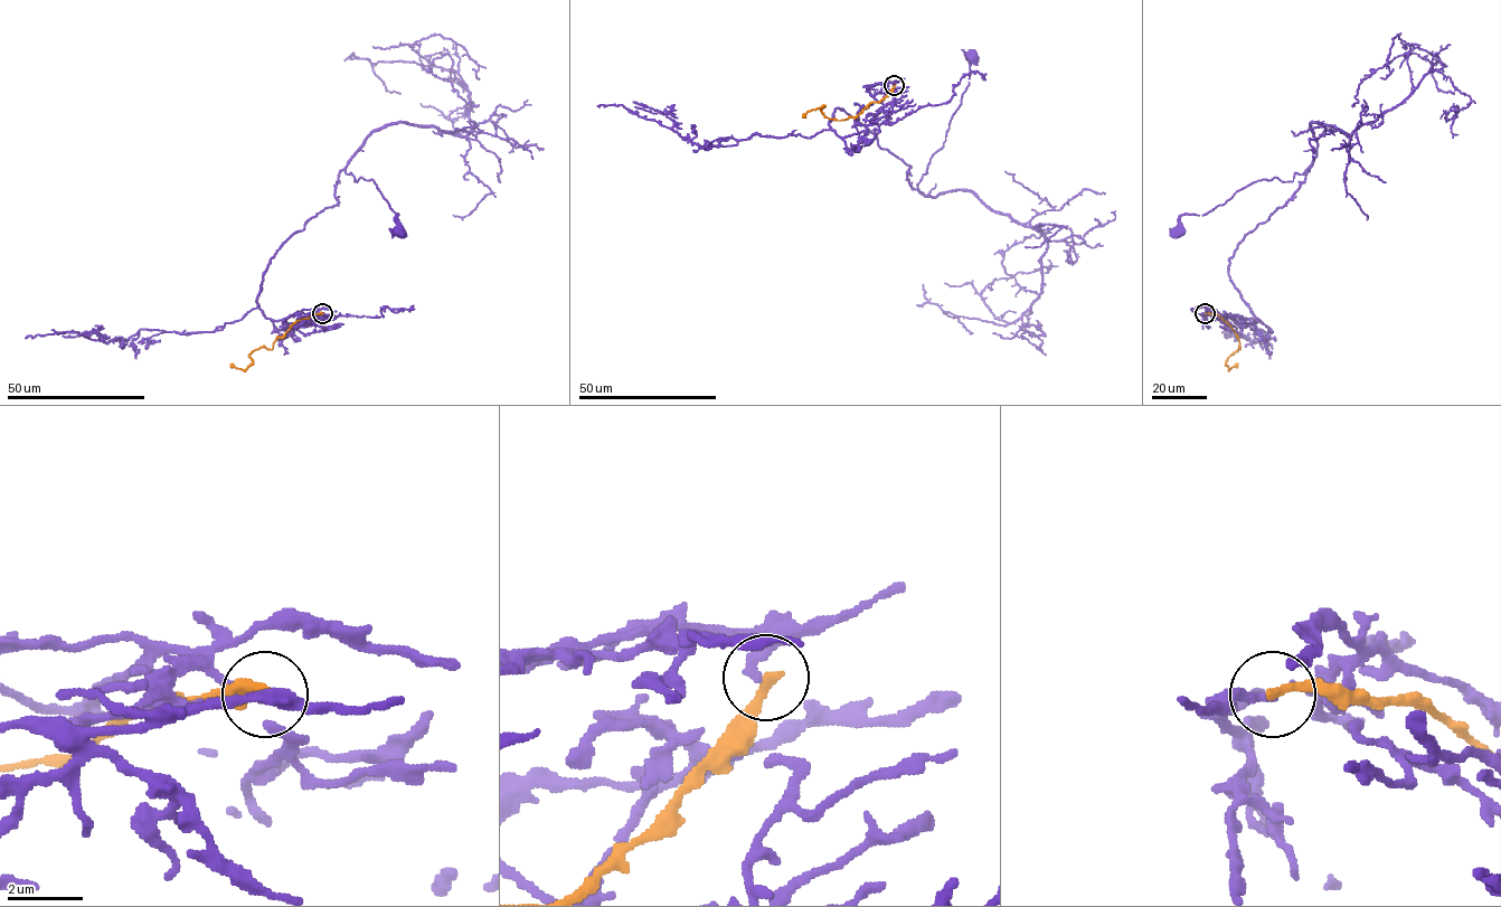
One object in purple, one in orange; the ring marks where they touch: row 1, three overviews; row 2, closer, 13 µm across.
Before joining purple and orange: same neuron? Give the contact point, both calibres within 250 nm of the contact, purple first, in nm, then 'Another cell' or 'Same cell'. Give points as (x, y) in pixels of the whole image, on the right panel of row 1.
Place: (1205, 313). Thickness 280 nm (purple) against 280 nm. Another cell

